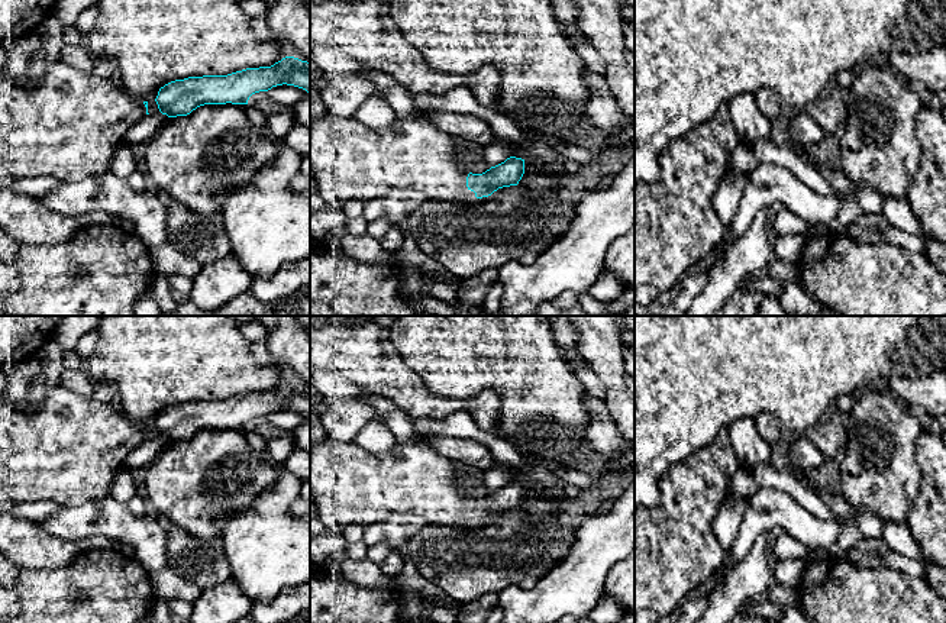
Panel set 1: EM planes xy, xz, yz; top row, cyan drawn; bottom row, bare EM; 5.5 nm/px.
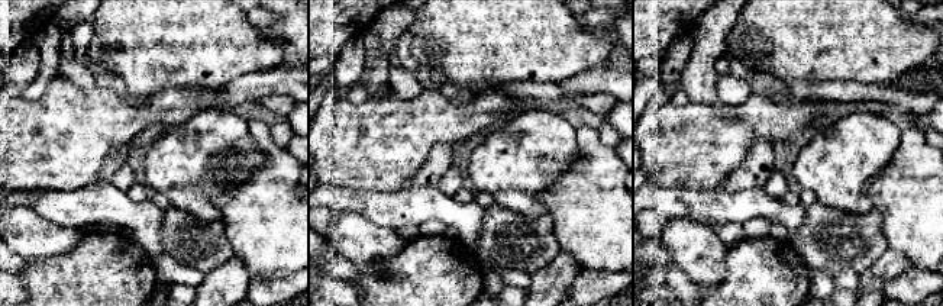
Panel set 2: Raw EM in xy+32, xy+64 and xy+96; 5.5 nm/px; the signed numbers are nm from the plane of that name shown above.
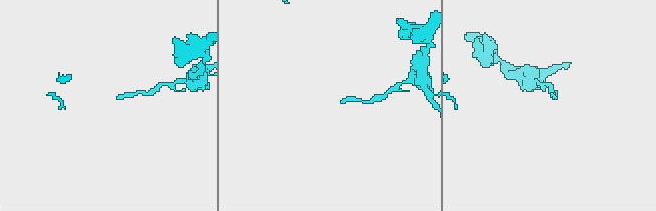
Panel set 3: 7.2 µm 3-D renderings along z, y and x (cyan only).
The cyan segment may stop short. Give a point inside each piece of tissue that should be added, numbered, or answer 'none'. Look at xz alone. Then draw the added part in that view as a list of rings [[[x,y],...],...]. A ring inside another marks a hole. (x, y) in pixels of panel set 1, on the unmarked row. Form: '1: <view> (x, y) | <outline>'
1: xz (349, 486) | [[[326,438],[317,446],[310,448],[310,497],[327,530],[345,529],[351,524],[367,527],[385,522],[395,514],[422,517],[429,524],[469,526],[477,522],[475,517],[466,511],[469,496],[458,485],[458,469],[458,464],[422,442],[397,440],[391,451],[371,453],[353,442],[346,443]]]

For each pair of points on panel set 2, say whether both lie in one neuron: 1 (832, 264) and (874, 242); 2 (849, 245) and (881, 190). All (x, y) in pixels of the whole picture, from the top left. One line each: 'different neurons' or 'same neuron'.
1: same neuron
2: different neurons

